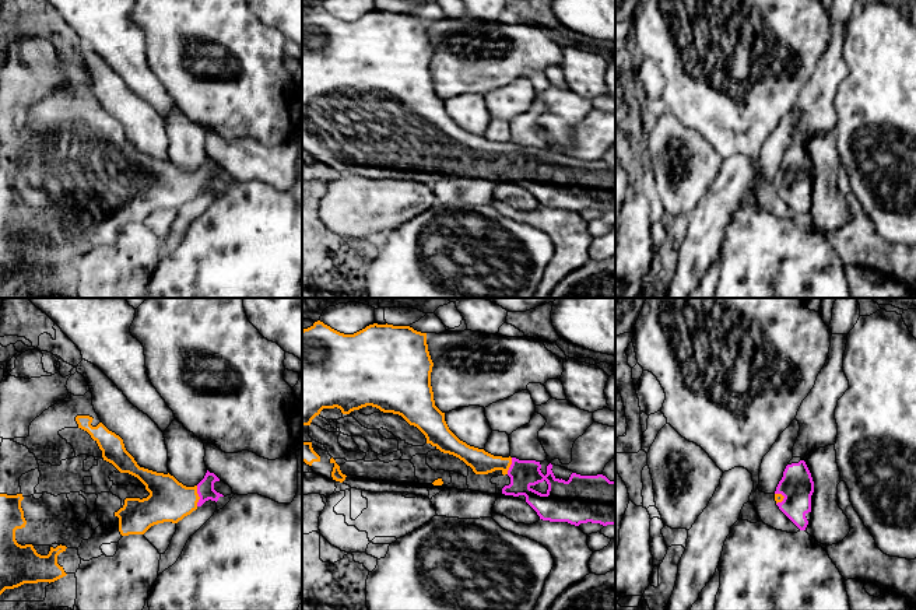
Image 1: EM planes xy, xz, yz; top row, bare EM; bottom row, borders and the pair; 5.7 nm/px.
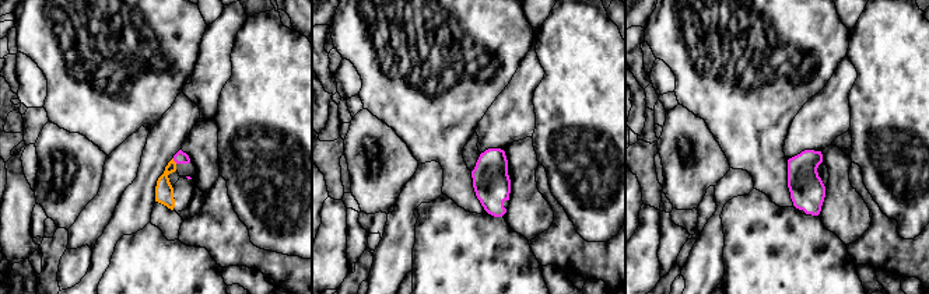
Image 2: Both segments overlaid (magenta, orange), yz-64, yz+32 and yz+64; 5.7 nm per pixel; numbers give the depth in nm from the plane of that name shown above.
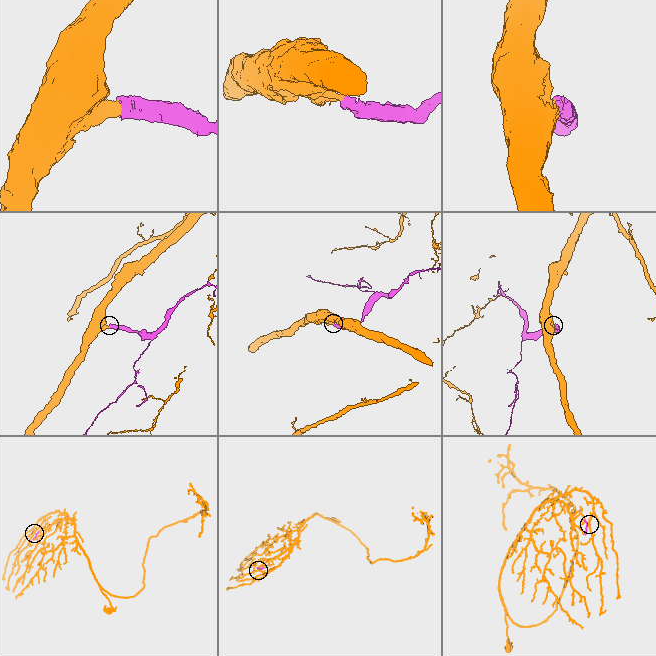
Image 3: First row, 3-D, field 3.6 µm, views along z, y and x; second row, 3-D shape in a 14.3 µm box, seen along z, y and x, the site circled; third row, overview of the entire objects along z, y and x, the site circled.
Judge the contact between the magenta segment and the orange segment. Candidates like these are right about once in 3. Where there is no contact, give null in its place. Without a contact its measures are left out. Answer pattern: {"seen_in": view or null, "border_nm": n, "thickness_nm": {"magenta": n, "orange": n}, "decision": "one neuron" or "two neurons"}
{"seen_in": "xy", "border_nm": 120, "thickness_nm": {"magenta": 100, "orange": 240}, "decision": "one neuron"}

